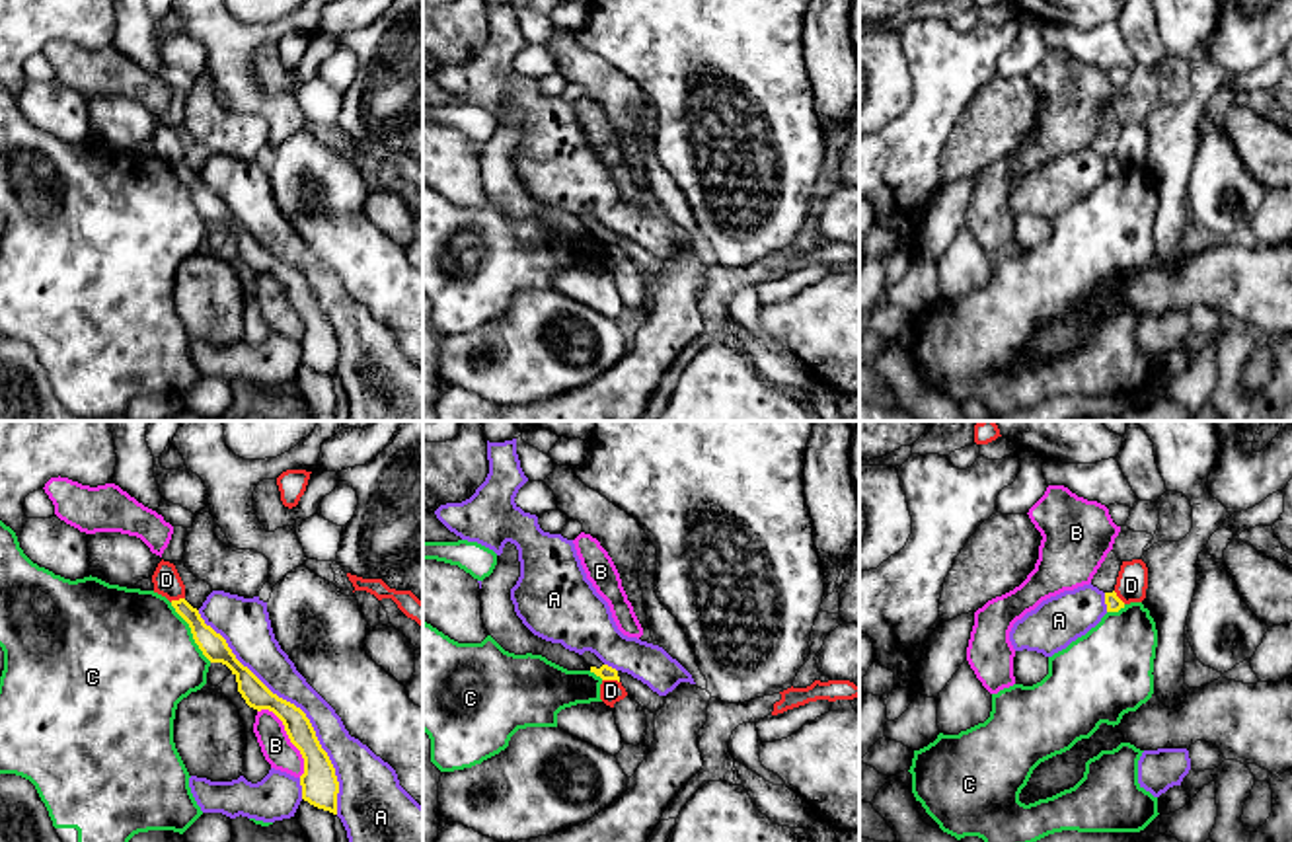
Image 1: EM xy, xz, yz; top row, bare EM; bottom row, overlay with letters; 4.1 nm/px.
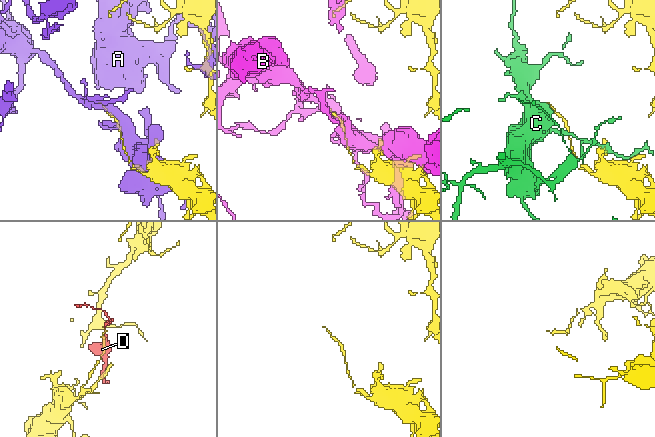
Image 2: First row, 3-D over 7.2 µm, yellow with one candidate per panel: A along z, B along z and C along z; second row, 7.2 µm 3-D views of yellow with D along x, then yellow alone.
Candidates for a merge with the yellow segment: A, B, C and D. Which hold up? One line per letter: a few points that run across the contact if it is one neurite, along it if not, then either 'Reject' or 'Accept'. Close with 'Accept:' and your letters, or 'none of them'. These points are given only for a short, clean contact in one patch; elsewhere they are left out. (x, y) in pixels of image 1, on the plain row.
A: Reject
B: Reject
C: Reject
D: Line: xz (603, 242), (618, 246). Reject
Accept: none of them

